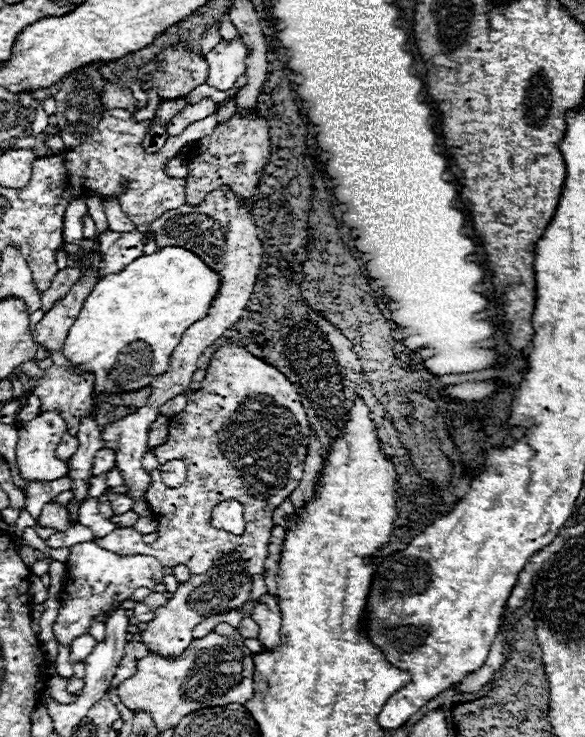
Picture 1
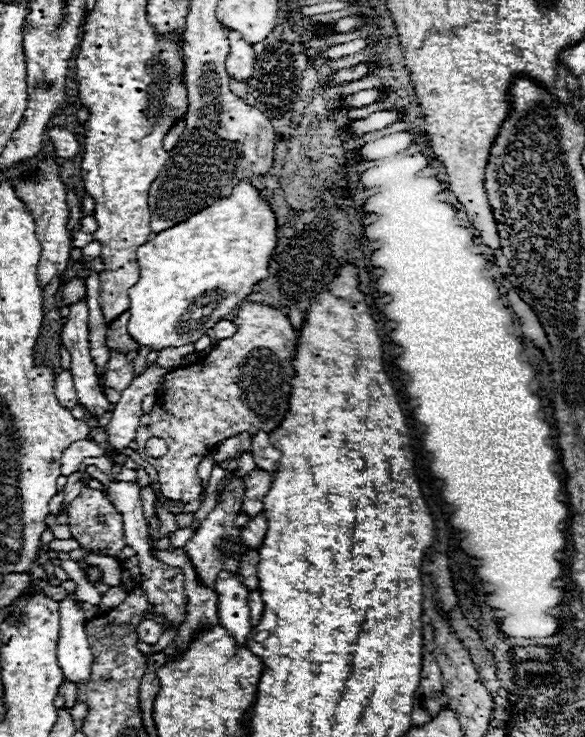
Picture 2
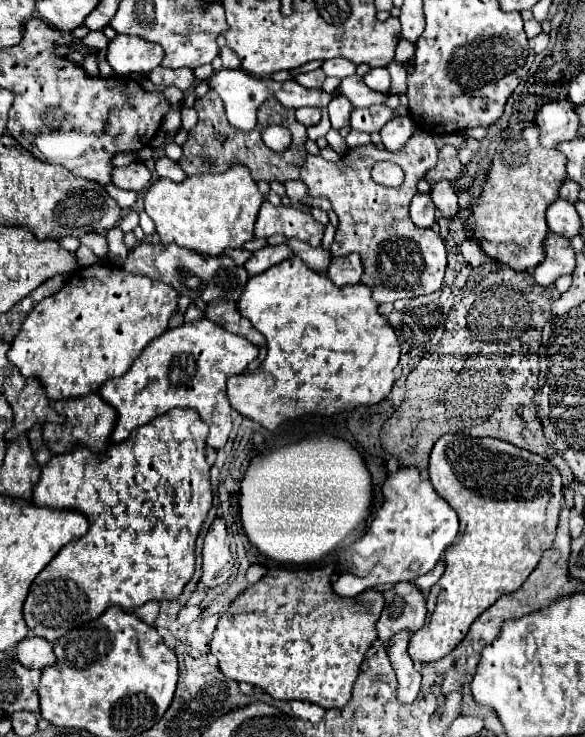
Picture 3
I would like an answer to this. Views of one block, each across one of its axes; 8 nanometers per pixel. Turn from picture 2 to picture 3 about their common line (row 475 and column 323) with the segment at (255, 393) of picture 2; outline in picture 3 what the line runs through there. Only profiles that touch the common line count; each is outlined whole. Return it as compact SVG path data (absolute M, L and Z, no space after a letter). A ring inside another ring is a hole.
M416 132L404 150L388 152L376 146L356 146L350 148L338 162L328 162L322 156L308 154L304 166L300 168L300 180L308 186L310 196L322 196L332 202L334 212L340 218L334 244L330 246L332 256L360 254L364 274L362 284L370 286L372 296L378 304L394 302L398 298L412 298L422 294L432 294L442 286L446 270L446 248L442 238L432 228L418 228L410 220L408 206L414 198L416 182L436 166L438 150L432 136L426 132ZM390 160L404 170L404 182L398 188L378 186L370 178L370 170L376 162Z

